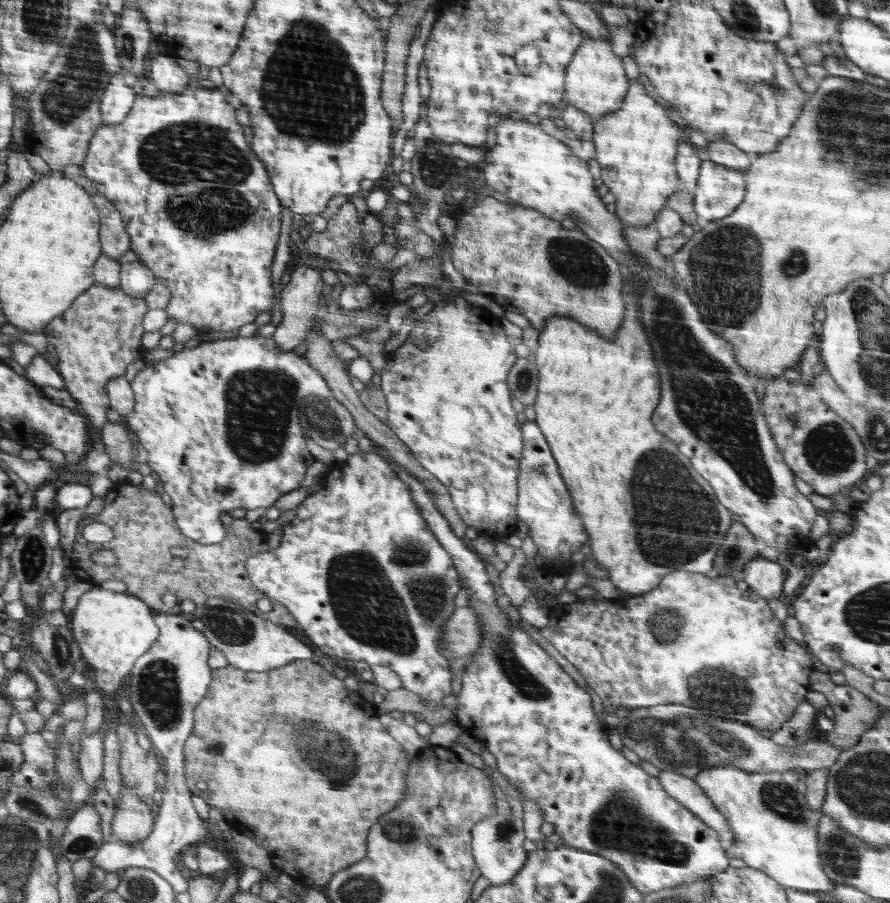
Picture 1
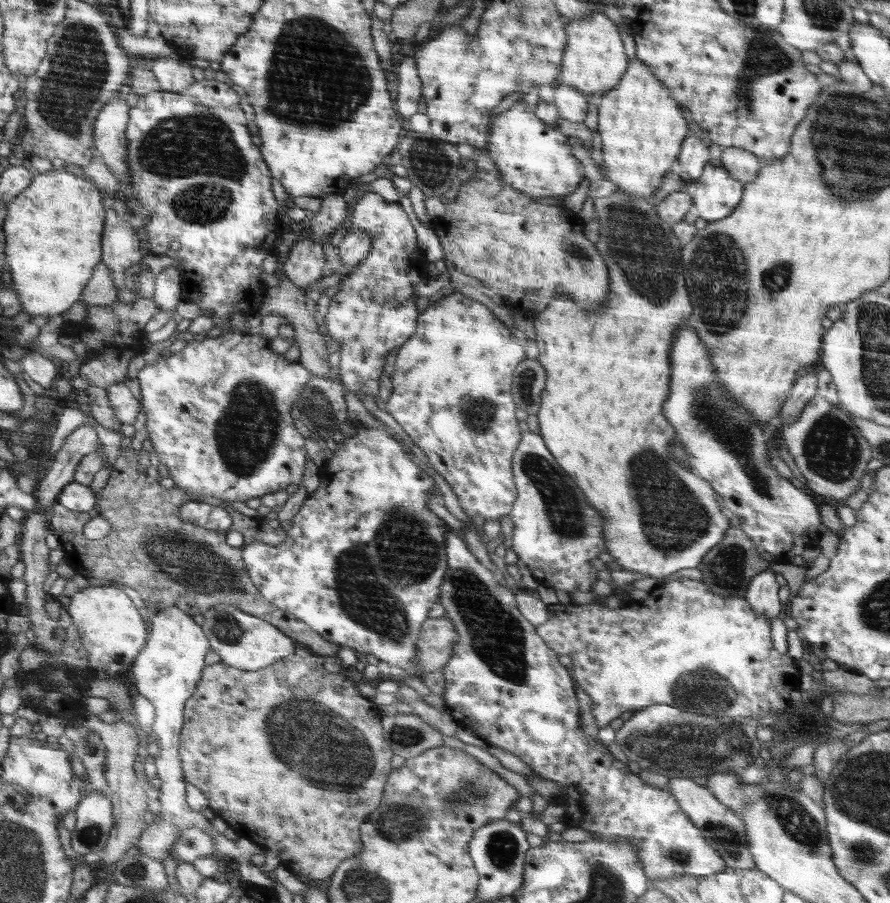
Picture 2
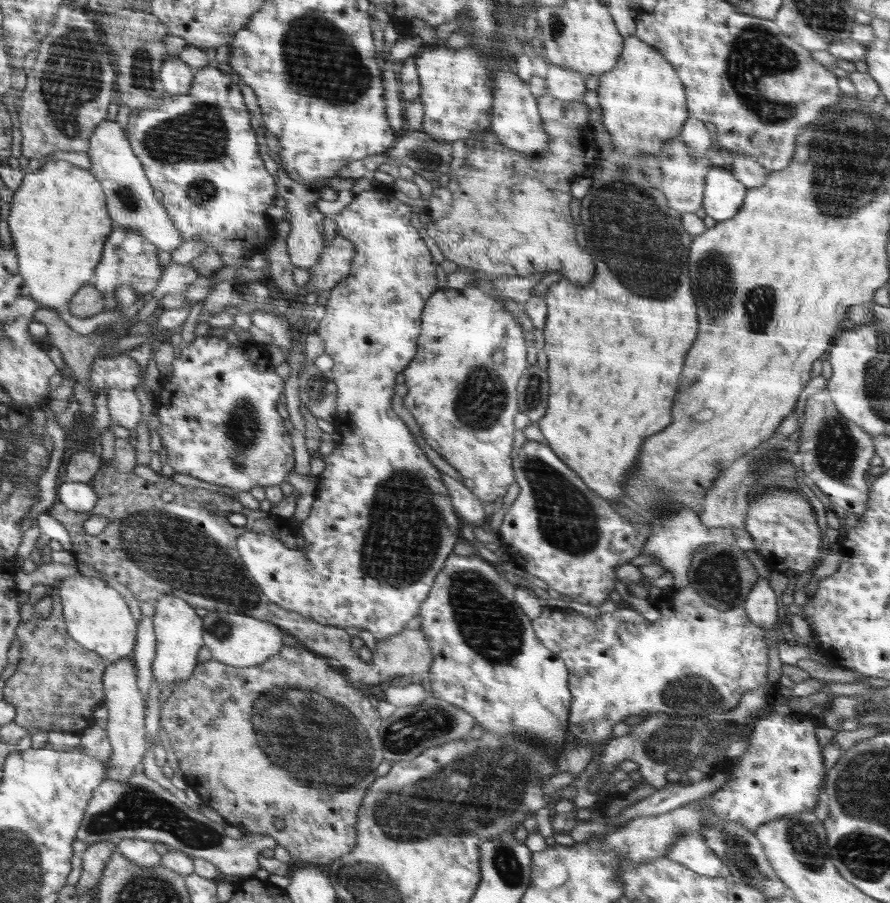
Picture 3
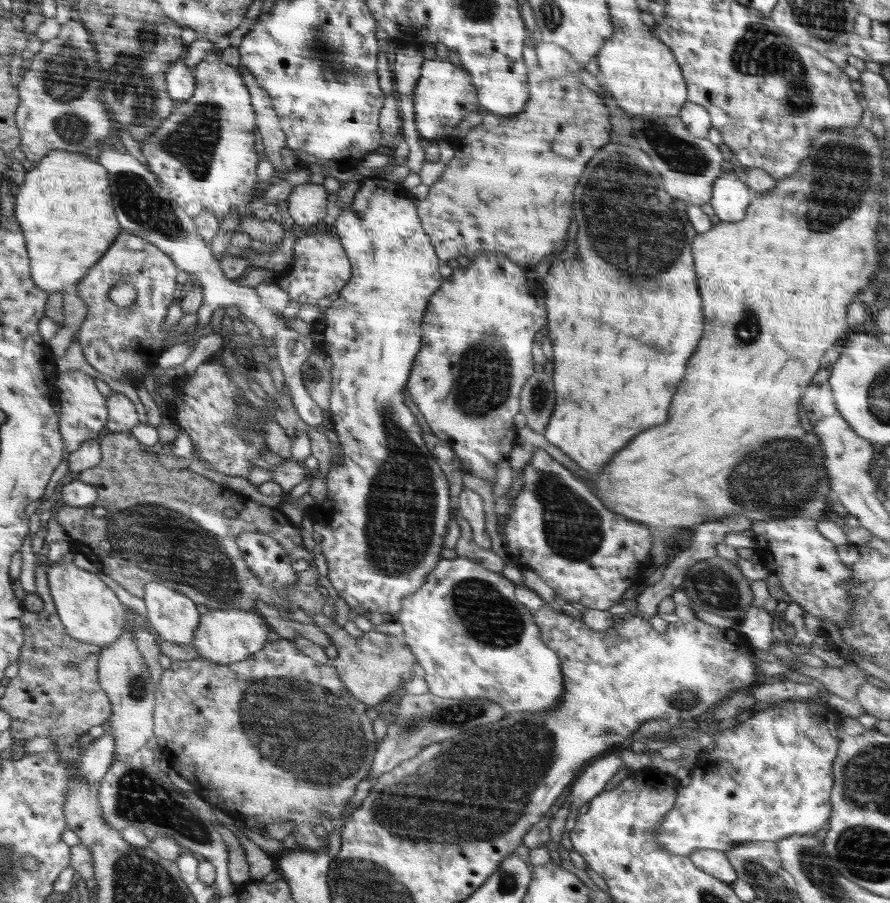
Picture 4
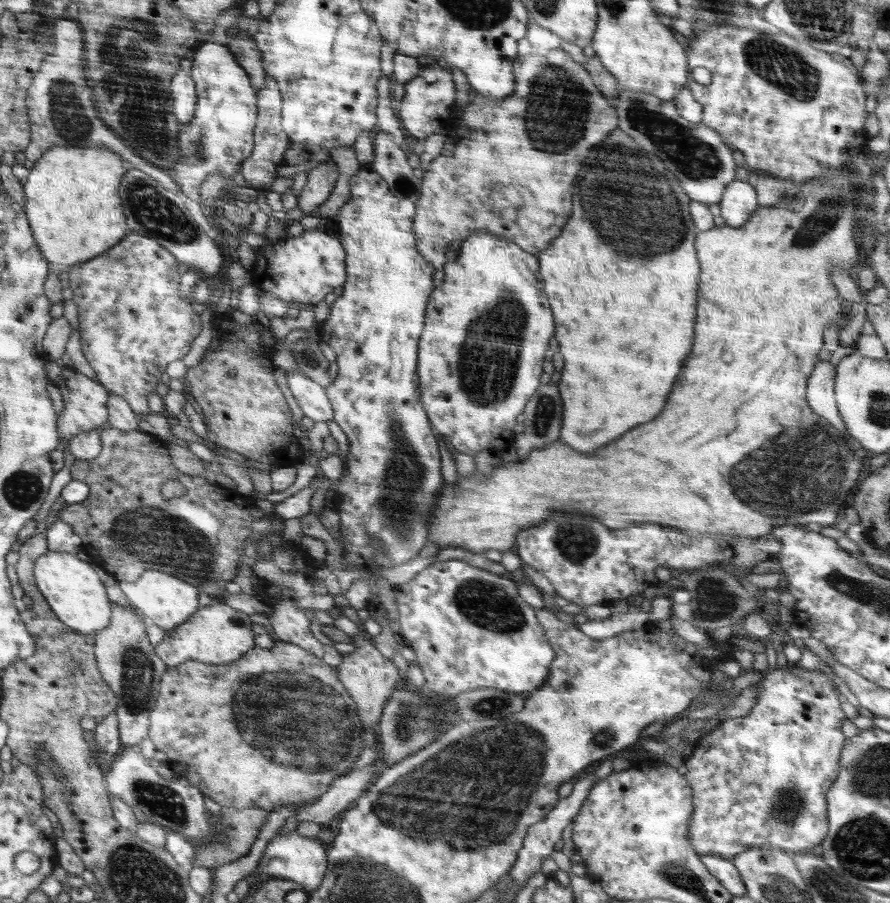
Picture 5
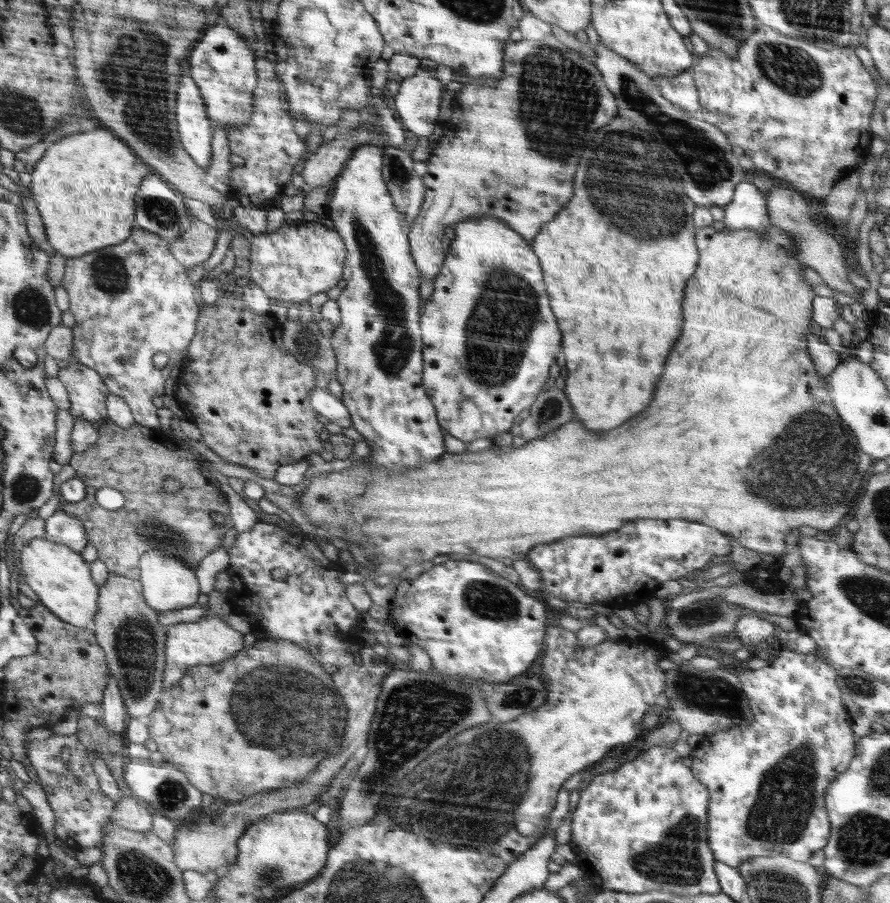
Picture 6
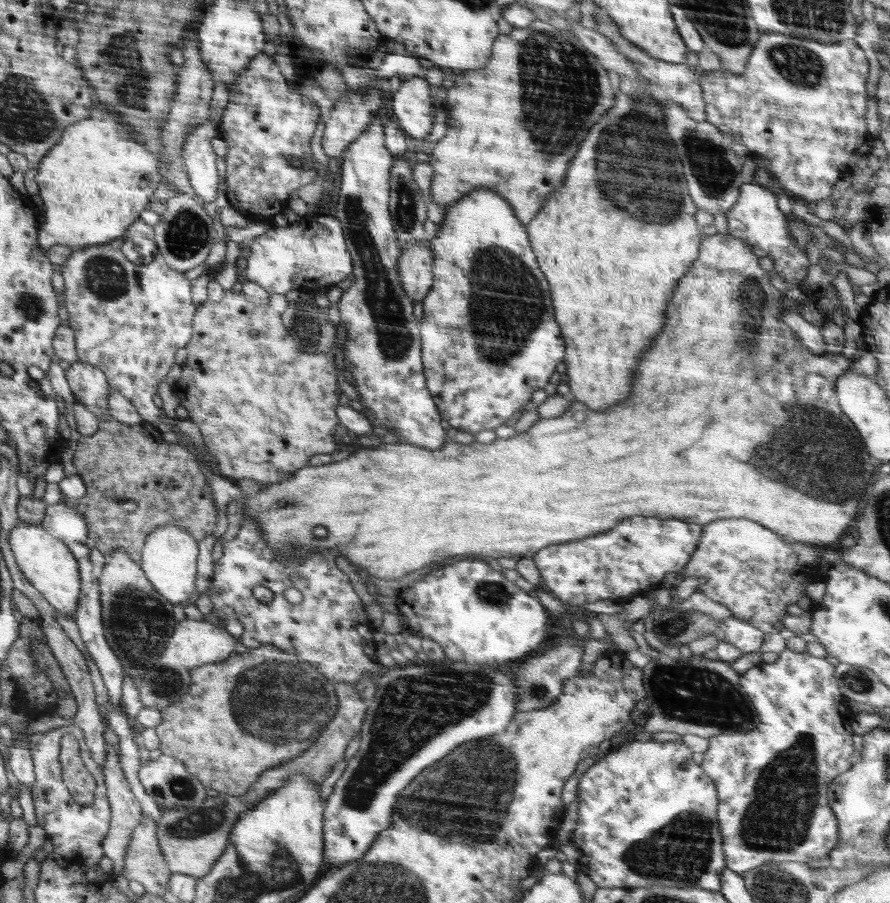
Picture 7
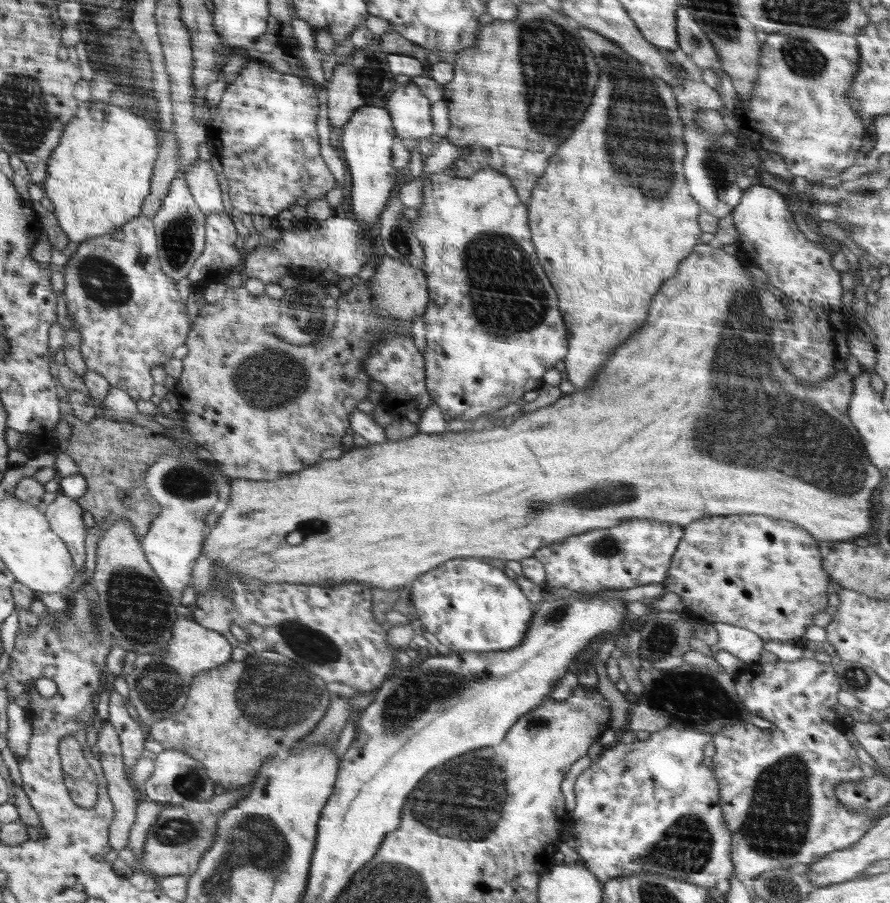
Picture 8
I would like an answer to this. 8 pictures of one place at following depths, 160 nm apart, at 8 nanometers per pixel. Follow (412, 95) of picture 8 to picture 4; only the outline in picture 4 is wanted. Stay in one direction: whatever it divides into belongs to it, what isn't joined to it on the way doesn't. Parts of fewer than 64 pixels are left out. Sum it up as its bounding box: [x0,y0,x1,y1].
[412,58,482,144]

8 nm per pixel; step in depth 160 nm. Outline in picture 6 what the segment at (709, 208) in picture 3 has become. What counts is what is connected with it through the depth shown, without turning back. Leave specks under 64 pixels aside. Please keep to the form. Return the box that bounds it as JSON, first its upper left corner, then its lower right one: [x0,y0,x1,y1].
[722,180,771,235]

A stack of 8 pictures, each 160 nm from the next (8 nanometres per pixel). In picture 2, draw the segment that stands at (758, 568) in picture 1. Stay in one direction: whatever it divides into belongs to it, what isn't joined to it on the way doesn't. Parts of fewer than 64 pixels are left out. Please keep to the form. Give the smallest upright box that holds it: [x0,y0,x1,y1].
[745,548,781,620]

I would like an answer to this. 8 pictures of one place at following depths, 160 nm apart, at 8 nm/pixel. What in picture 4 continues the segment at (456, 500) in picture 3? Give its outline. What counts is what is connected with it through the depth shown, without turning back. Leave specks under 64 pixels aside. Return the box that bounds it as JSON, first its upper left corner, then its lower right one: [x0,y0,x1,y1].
[459,486,491,549]

